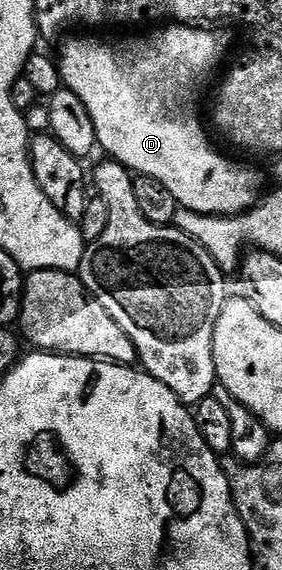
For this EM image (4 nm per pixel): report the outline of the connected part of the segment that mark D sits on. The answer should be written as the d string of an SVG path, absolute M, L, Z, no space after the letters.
M162 25L157 29L147 31L150 31L147 35L142 35L139 39L126 39L123 43L105 43L102 39L67 40L68 43L62 49L62 56L57 56L56 59L65 90L76 93L76 97L80 97L80 101L84 101L84 109L88 109L88 117L92 117L92 125L96 129L97 146L101 150L103 147L110 154L107 156L113 162L123 163L126 170L135 176L160 181L160 185L164 185L164 189L168 189L168 193L172 193L172 197L176 197L179 208L195 211L201 215L220 215L223 217L233 217L249 211L259 202L260 196L263 194L261 177L242 165L234 165L226 156L220 155L208 143L205 133L202 132L202 115L198 112L198 102L202 99L202 90L209 85L210 78L217 73L218 66L221 65L222 58L226 55L226 47L222 44L221 37L214 32L217 30L203 29L198 25Z

